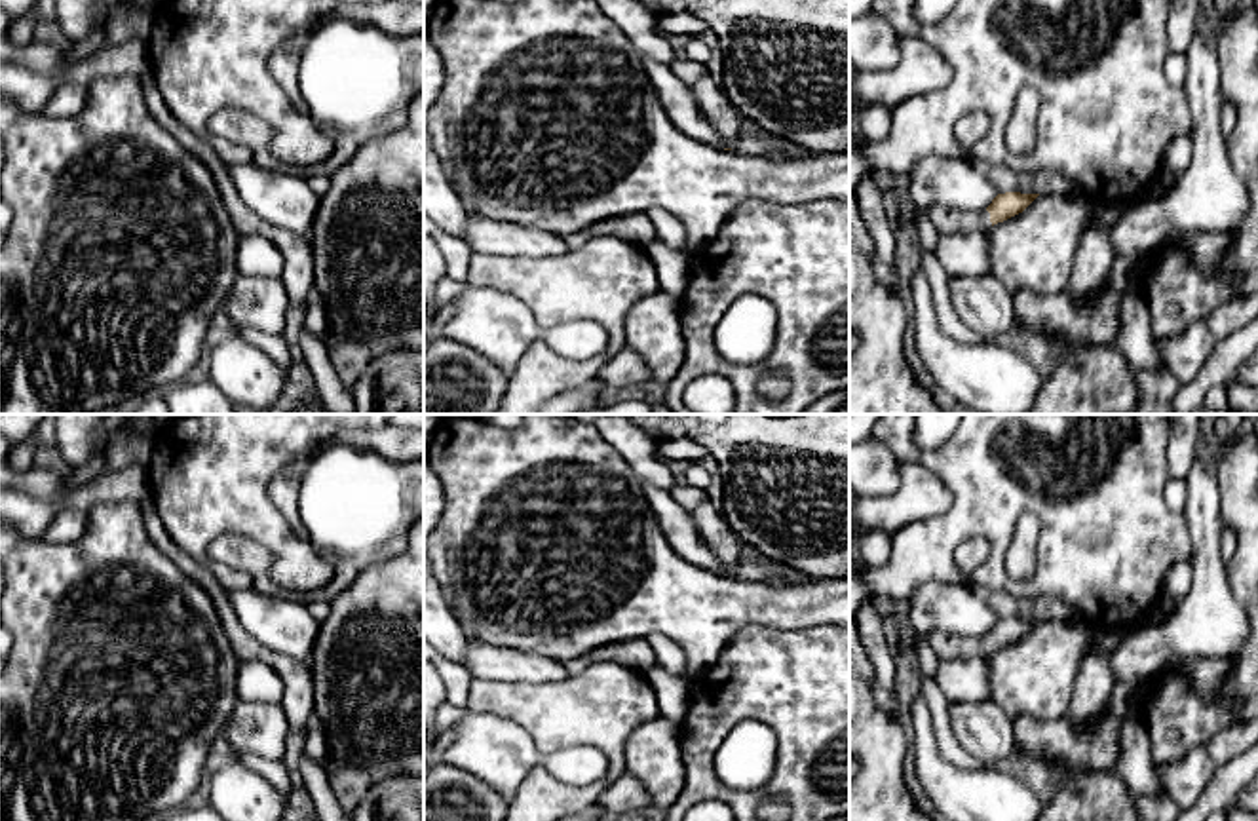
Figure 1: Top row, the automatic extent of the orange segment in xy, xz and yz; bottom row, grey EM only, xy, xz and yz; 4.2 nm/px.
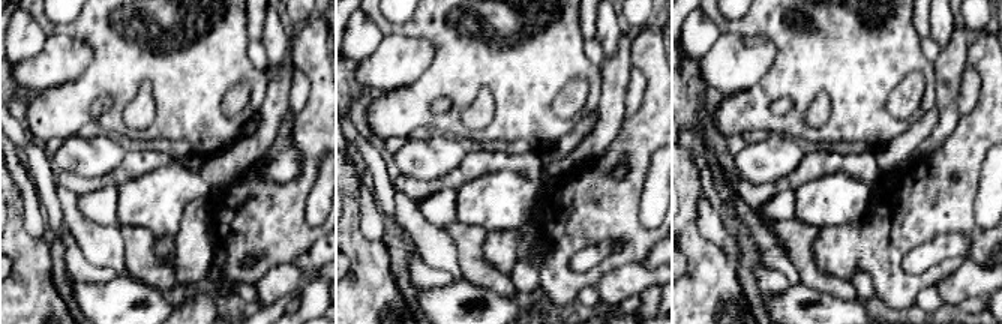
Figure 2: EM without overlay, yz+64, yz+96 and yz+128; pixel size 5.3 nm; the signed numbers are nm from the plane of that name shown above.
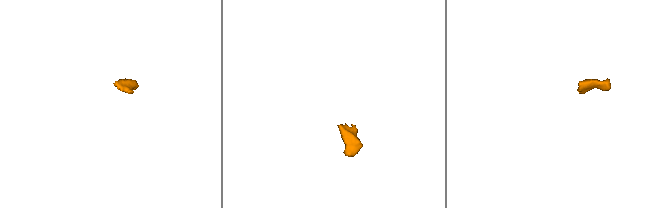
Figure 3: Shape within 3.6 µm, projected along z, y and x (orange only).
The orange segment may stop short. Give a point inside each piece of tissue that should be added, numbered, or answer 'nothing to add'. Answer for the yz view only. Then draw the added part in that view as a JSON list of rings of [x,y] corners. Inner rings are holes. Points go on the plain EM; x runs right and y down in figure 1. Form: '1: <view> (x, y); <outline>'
1: yz (949, 647); [[[933,631],[925,637],[939,661],[986,659],[992,654],[986,635]]]

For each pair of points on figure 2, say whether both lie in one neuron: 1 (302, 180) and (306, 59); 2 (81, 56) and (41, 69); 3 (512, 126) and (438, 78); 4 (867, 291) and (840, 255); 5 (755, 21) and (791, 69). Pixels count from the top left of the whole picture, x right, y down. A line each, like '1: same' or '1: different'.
1: same
2: same
3: same
4: different
5: same

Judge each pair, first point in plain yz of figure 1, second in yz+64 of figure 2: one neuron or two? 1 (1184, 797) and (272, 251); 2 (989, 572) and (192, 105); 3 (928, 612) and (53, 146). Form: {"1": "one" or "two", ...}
{"1": "two", "2": "one", "3": "two"}

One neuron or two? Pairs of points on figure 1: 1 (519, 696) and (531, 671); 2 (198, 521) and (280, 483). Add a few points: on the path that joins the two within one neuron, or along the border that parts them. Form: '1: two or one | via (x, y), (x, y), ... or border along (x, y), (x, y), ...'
1: two | border along (569, 673), (555, 681), (536, 683), (481, 679)
2: two | border along (293, 460), (268, 485), (268, 498), (289, 529)

